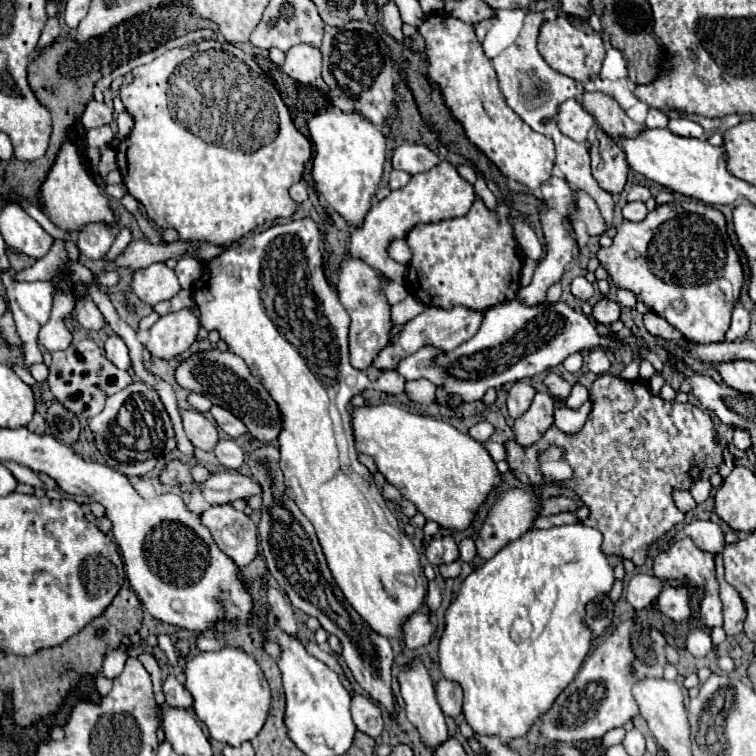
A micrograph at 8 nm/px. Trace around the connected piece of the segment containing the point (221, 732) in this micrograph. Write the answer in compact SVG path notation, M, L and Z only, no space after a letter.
M224 646L220 652L200 652L186 664L184 674L184 686L194 698L192 708L208 728L210 738L240 746L260 732L270 710L270 686L250 654L230 646Z

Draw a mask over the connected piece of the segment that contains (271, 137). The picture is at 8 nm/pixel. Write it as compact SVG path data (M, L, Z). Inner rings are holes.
M206 40L206 42L196 44L196 46L168 50L166 54L158 56L154 62L134 68L132 76L134 76L134 80L120 88L120 98L122 98L128 114L134 120L134 128L132 128L130 136L122 142L122 146L116 148L118 170L122 174L122 180L124 180L126 188L128 188L128 194L134 196L138 202L142 202L142 206L146 208L148 218L154 220L160 230L172 228L180 234L180 238L184 242L200 240L200 242L208 242L208 244L214 244L214 246L230 246L230 244L238 242L242 236L246 236L250 230L254 230L256 226L262 226L264 222L272 222L272 220L278 220L278 218L292 218L292 214L298 210L298 204L290 198L288 190L290 190L292 184L302 180L304 166L312 156L312 144L306 136L302 136L296 130L296 126L292 122L292 116L290 116L286 104L282 102L276 86L266 78L266 74L262 72L262 68L256 64L256 60L252 56L248 56L244 50L240 52L232 44Z

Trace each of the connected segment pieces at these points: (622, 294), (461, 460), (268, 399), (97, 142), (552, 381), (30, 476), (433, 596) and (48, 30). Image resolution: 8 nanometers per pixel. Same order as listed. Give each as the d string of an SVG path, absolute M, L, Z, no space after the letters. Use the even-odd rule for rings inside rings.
M618 288L616 290L616 302L620 302L626 308L634 308L636 306L636 296L626 288Z
M396 404L350 406L350 416L352 416L356 450L360 454L372 456L372 460L378 466L378 472L392 486L396 486L400 494L408 498L418 508L420 514L424 514L426 520L434 520L444 528L450 528L450 530L468 528L480 504L486 500L490 490L500 482L496 464L486 452L486 448L474 438L470 438L468 434L462 434L460 430L456 430L450 422L436 420L432 416L412 414L408 410L398 408Z
M214 348L214 350L190 354L176 368L176 382L180 388L202 394L212 404L232 412L236 418L240 418L244 422L244 426L248 428L248 434L252 438L256 438L258 442L270 444L270 442L278 440L278 434L282 428L280 410L276 408L276 402L272 400L272 396L268 396L266 388L252 376L248 364L234 352Z
M110 126L92 128L92 130L88 130L88 134L86 134L88 146L92 146L92 148L104 148L104 146L108 146L108 144L110 144L110 140L112 140L112 138L114 138L114 136L112 136Z
M548 374L544 382L546 382L546 386L550 388L550 392L552 392L554 396L558 396L558 398L568 398L570 392L572 392L572 386L570 386L566 380L562 380L560 376L556 376L556 374Z
M6 460L4 466L14 474L14 478L16 478L18 482L22 482L22 484L30 484L30 486L42 486L40 478L38 478L32 470L28 470L28 468L20 466L20 464L12 464L12 460Z
M430 582L428 584L428 596L426 596L426 606L430 608L430 614L436 612L436 608L440 606L440 600L442 600L442 596L440 596L438 584L436 582Z
M50 18L50 20L46 22L46 28L44 28L42 36L40 36L40 42L38 42L36 52L40 52L40 50L44 50L44 48L52 46L52 44L54 44L54 40L58 38L58 34L60 34L60 24L58 24L58 20L56 20L56 18Z

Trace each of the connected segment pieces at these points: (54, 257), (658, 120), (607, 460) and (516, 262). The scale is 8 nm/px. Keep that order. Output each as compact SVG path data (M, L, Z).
M56 240L52 250L40 258L34 266L14 274L14 280L18 282L34 282L34 280L50 280L52 276L56 276L68 262L68 256L66 256L66 250L64 250L64 244L62 240Z
M650 108L646 116L646 128L666 128L668 126L668 116L662 110Z
M602 374L594 382L590 398L594 400L594 408L588 414L586 424L576 434L566 434L556 426L550 426L550 430L546 430L536 444L524 450L516 440L506 440L506 460L510 464L510 472L522 484L540 484L542 478L538 472L538 452L546 450L552 444L562 446L566 450L566 460L574 468L574 478L570 478L564 486L572 488L578 494L578 498L590 508L590 518L586 520L586 524L602 532L602 552L606 556L624 556L632 560L636 566L642 566L648 554L648 546L658 542L672 526L684 520L684 514L674 506L672 490L690 490L692 478L688 472L692 468L700 468L702 478L710 478L712 474L716 474L722 462L724 448L714 432L710 416L704 410L692 404L678 404L674 400L664 402L660 400L660 396L652 396L650 388L642 380L624 382L612 374Z
M478 198L466 216L412 228L406 236L412 250L406 274L408 292L426 306L446 310L466 306L484 312L496 304L514 300L520 288L522 256L518 254L518 242L508 224L508 214L520 216L520 212L506 204L498 204L496 212L490 212Z

